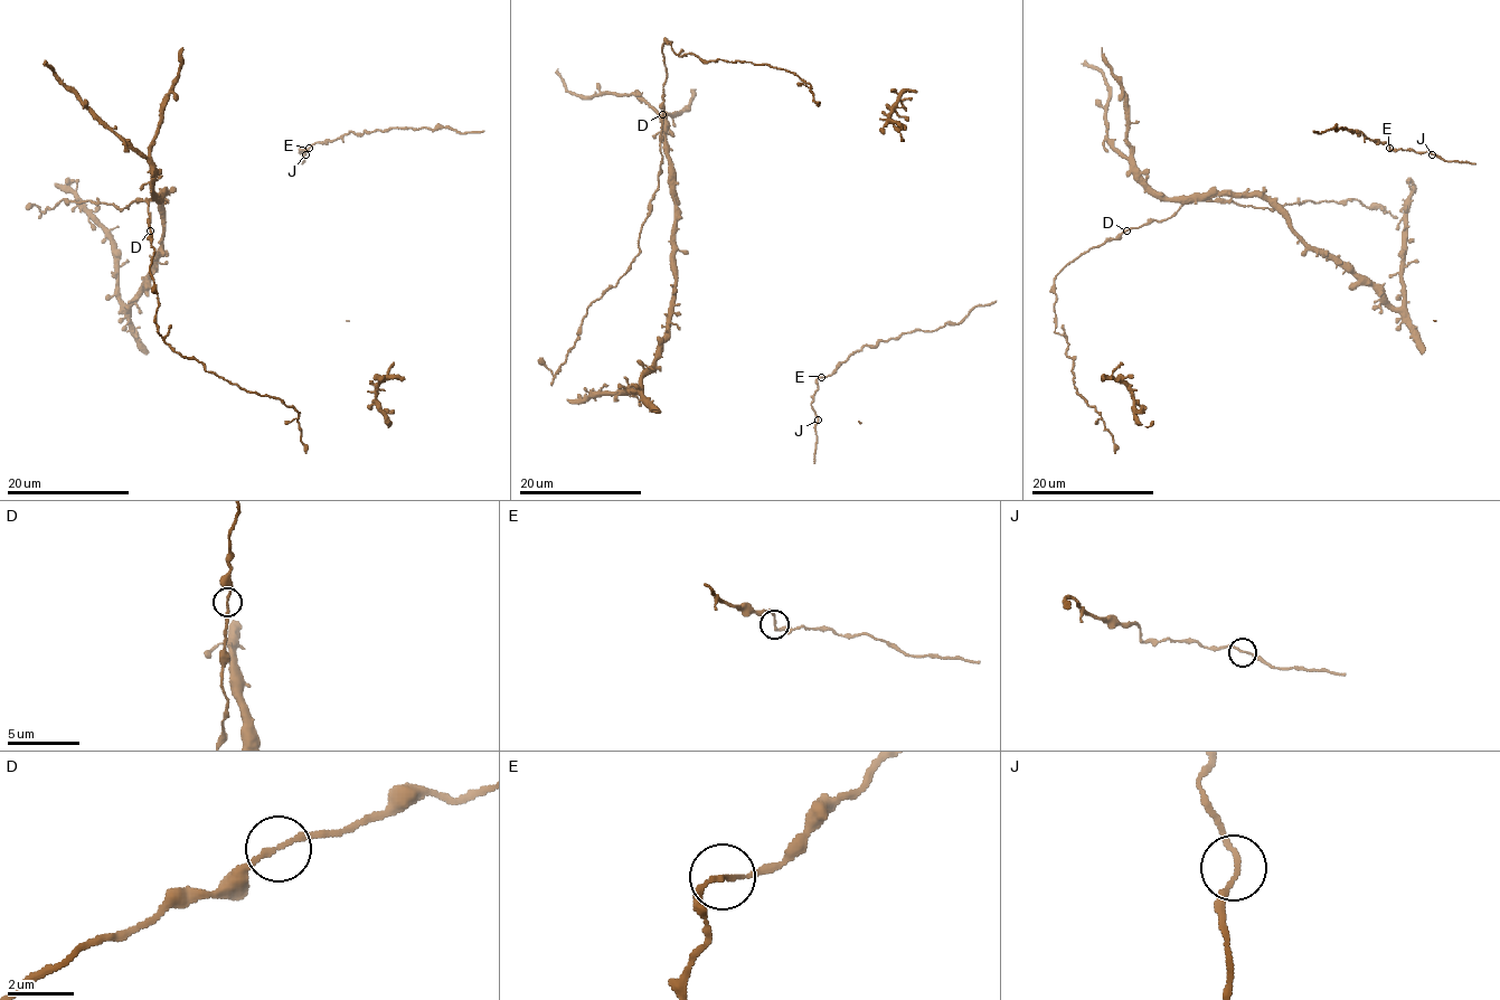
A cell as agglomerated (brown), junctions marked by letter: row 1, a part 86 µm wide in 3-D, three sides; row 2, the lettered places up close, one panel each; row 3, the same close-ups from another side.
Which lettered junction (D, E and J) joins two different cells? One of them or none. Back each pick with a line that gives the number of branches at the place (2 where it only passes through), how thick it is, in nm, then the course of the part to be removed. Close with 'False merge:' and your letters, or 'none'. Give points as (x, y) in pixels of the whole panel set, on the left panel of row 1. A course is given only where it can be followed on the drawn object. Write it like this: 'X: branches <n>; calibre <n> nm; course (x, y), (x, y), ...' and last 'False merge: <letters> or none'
False merge: none

